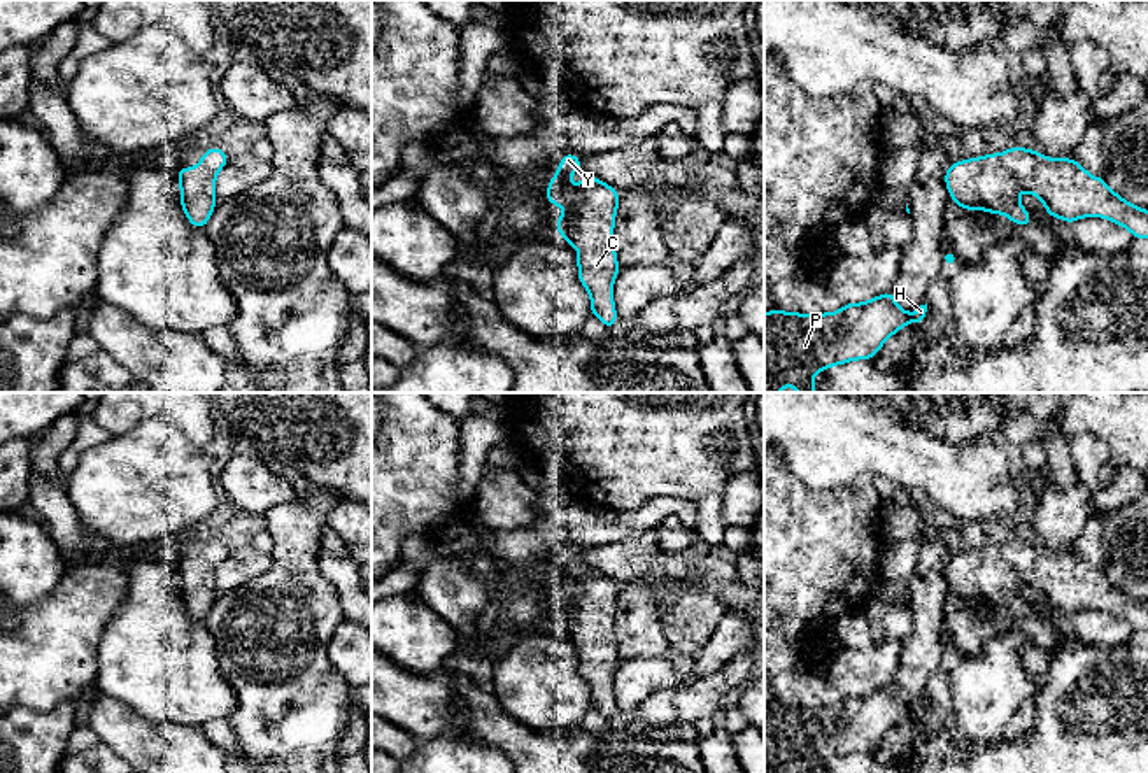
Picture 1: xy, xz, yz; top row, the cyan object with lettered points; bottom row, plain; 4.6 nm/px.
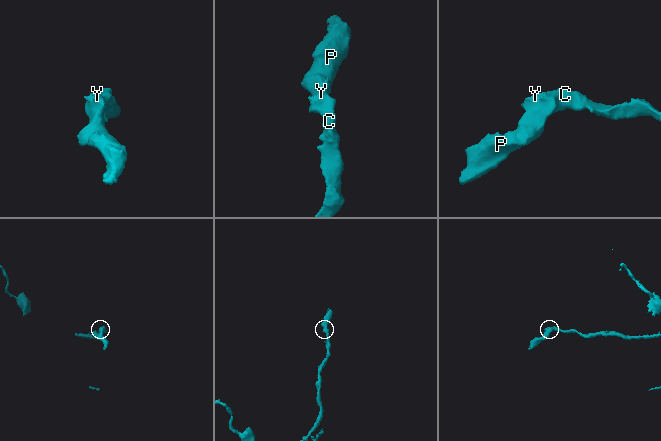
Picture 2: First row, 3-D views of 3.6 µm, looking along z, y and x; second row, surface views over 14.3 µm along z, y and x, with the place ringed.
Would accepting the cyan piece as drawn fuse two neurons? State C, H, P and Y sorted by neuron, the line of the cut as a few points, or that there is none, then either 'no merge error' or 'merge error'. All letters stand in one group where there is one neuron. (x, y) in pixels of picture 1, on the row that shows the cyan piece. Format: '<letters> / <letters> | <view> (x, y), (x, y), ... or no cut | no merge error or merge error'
C H P Y | no cut | no merge error

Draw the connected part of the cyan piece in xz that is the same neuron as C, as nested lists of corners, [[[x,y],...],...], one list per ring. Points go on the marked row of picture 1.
[[[571,152],[559,156],[563,161],[543,191],[556,207],[566,207],[568,214],[552,224],[561,237],[580,252],[577,254],[578,282],[591,294],[591,314],[610,331],[619,316],[613,305],[612,284],[619,275],[617,251],[610,244],[615,226],[615,212],[620,196],[615,188],[585,174],[580,186],[571,186],[568,177],[582,170],[582,160]]]

